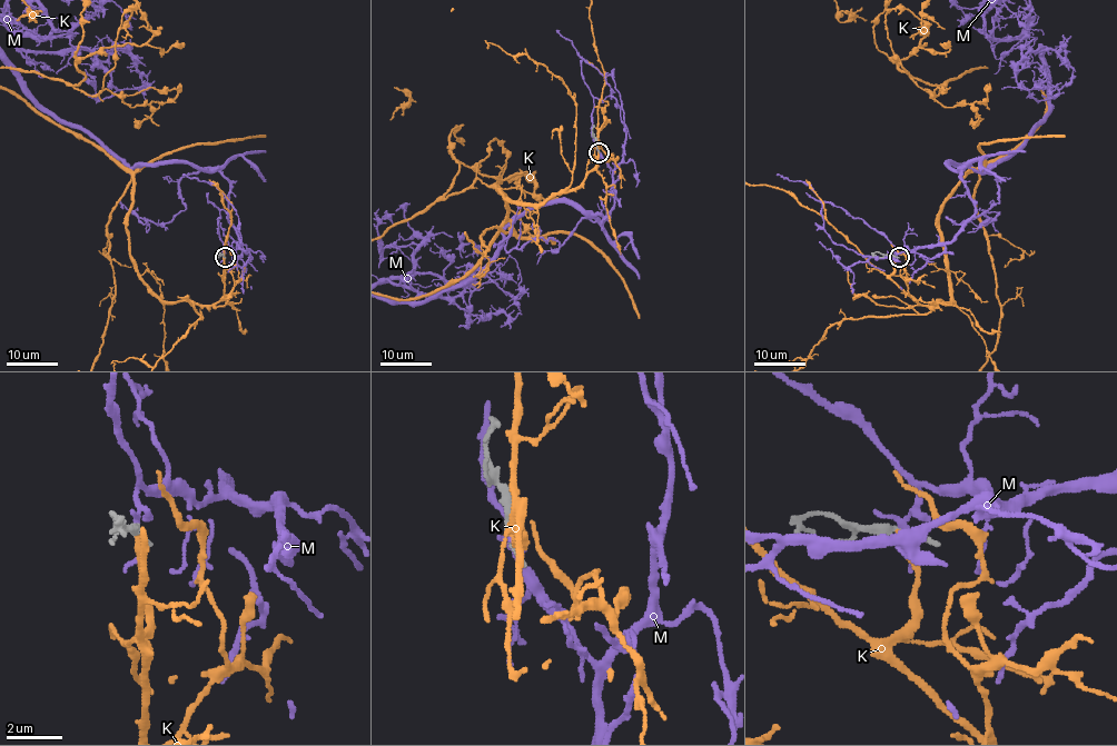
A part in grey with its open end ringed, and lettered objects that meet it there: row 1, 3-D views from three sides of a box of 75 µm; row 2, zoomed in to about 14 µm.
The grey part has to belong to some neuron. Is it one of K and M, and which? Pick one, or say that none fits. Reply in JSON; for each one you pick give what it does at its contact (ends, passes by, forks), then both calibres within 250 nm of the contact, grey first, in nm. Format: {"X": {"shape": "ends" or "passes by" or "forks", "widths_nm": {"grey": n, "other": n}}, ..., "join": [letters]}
{"join": []}

